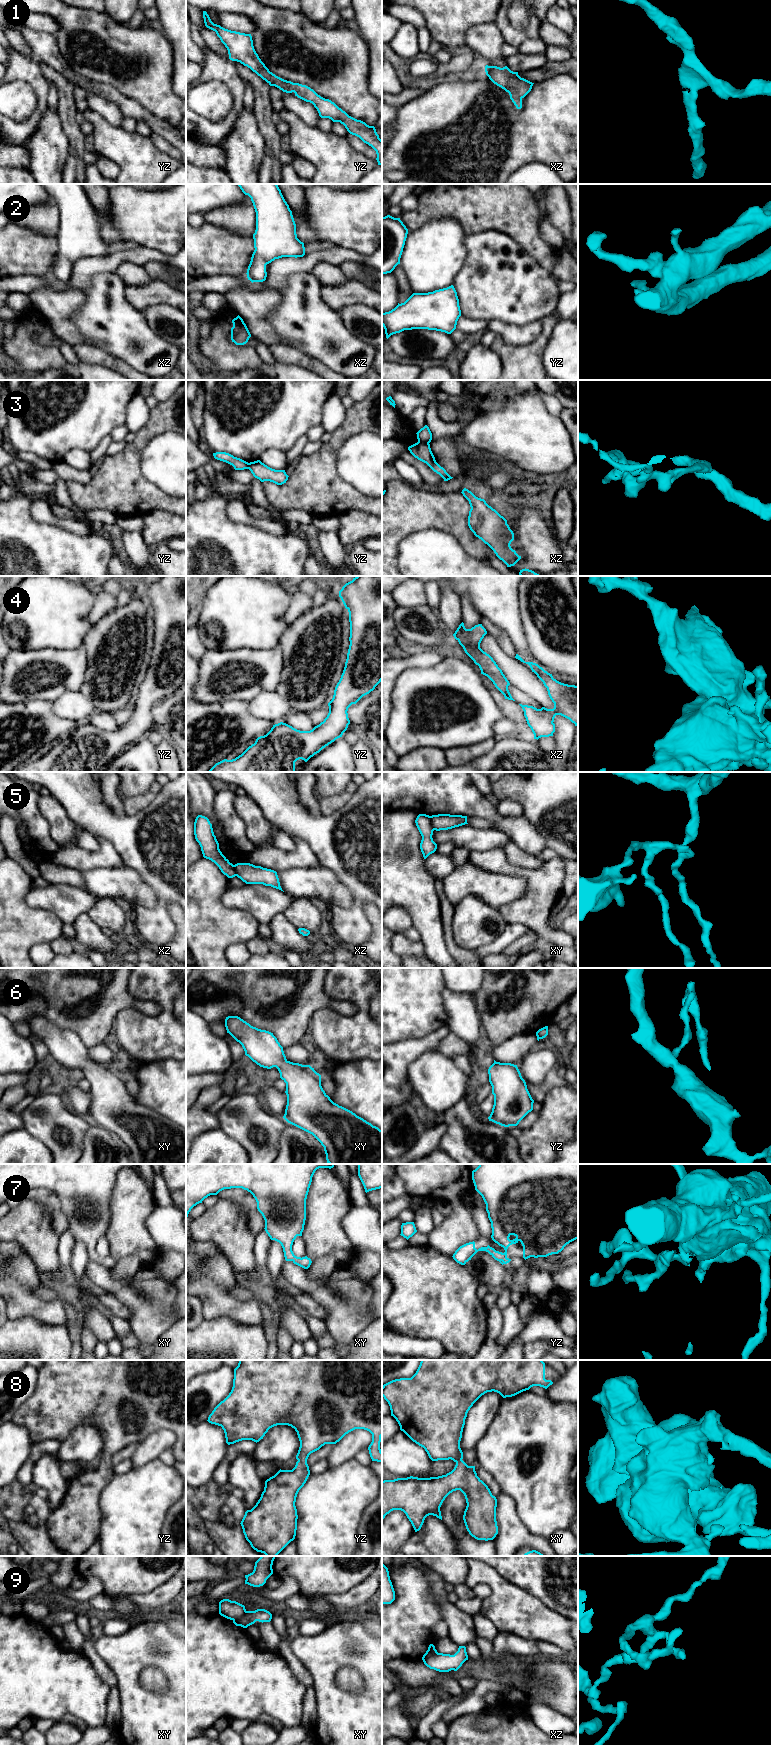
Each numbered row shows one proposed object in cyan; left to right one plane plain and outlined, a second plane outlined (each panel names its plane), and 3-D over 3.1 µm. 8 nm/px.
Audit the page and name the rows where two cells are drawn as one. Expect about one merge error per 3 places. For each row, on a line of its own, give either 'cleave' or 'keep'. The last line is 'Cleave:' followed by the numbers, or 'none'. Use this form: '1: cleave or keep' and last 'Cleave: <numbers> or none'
1: keep
2: keep
3: cleave
4: keep
5: cleave
6: keep
7: keep
8: keep
9: cleave
Cleave: 3, 5, 9

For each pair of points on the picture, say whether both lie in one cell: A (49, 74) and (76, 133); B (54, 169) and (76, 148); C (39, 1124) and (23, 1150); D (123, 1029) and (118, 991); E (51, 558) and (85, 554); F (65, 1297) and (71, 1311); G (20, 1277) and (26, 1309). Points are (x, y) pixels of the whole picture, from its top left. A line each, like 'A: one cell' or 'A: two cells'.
A: one cell
B: two cells
C: two cells
D: two cells
E: one cell
F: two cells
G: one cell

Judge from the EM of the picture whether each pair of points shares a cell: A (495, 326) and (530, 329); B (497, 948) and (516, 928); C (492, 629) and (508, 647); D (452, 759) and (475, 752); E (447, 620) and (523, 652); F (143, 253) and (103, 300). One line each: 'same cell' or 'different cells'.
A: same cell
B: same cell
C: same cell
D: same cell
E: different cells
F: different cells

